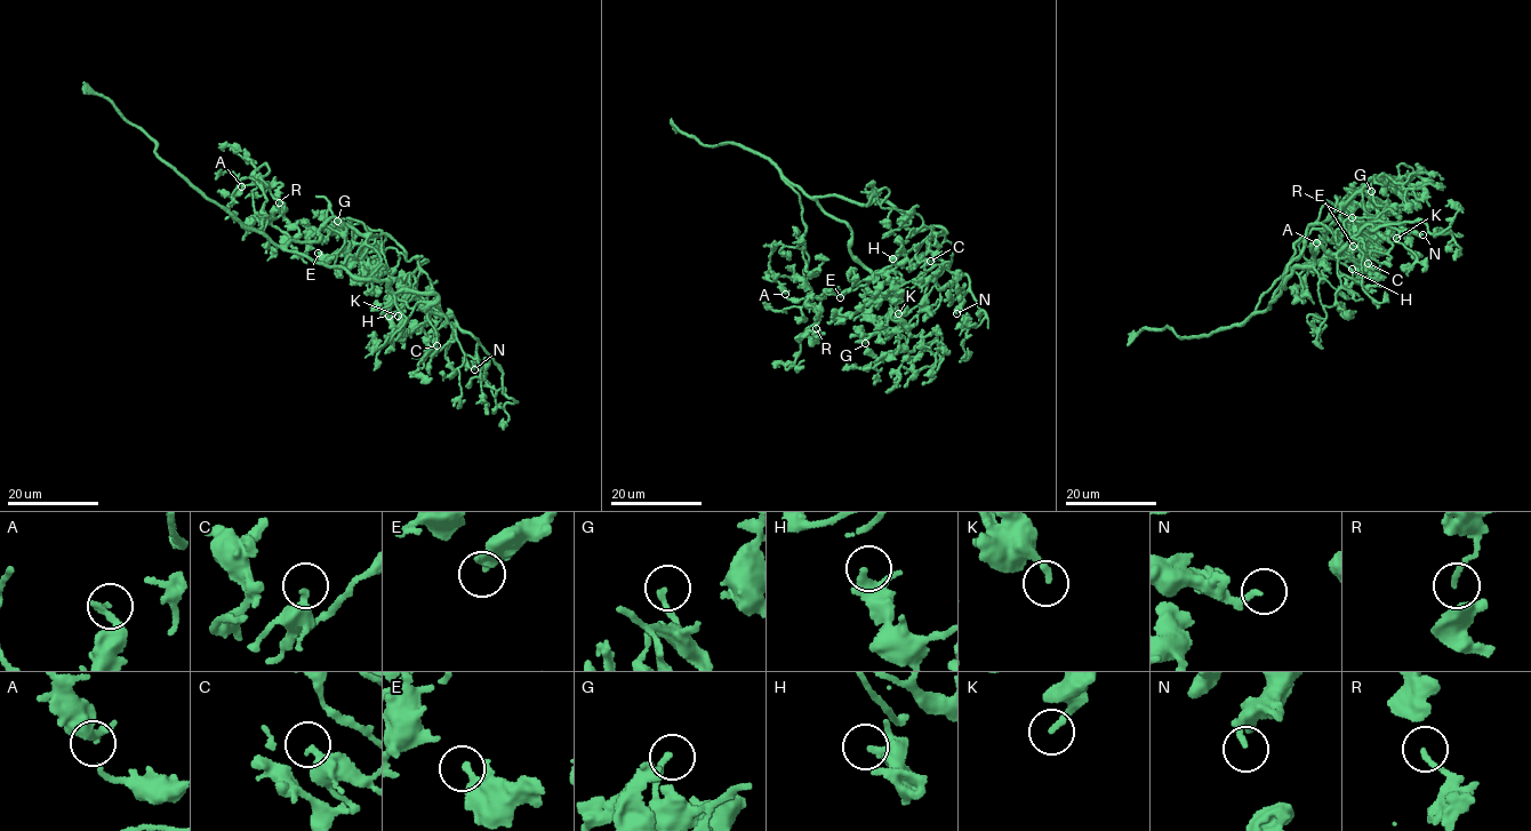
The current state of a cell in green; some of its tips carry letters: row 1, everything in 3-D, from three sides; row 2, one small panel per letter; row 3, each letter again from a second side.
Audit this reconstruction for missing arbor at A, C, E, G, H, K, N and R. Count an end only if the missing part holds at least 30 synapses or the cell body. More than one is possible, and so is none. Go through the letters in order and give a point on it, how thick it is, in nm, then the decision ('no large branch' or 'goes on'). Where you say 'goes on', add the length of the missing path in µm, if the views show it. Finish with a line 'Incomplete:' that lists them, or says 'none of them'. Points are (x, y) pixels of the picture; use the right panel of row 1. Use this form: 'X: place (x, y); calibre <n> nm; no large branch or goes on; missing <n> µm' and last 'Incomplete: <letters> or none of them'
A: place (1316, 242); calibre 240 nm; no large branch
C: place (1368, 263); calibre 420 nm; no large branch
E: place (1353, 246); calibre 280 nm; no large branch
G: place (1371, 191); calibre 180 nm; no large branch
H: place (1352, 269); calibre 220 nm; no large branch
K: place (1396, 238); calibre 200 nm; no large branch
N: place (1423, 234); calibre 170 nm; no large branch
R: place (1352, 217); calibre 120 nm; no large branch
Incomplete: none of them

